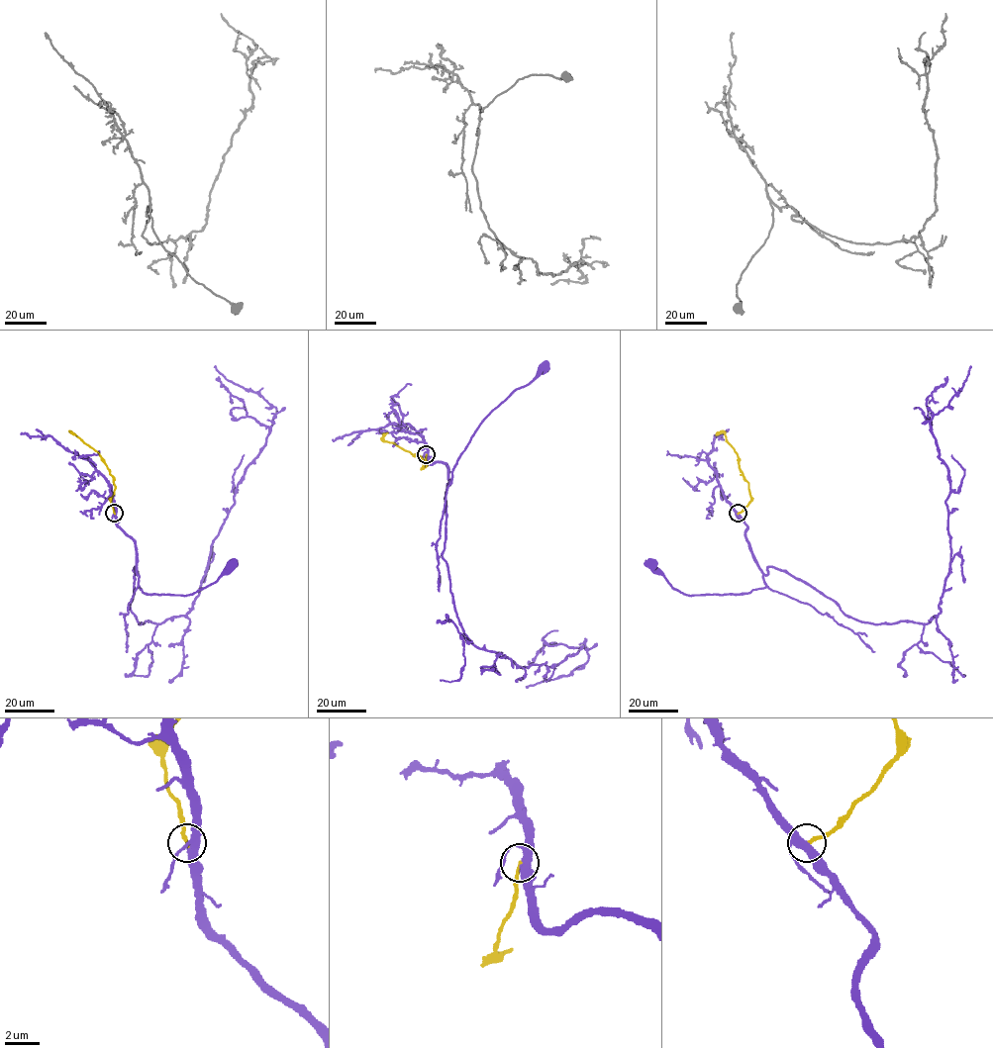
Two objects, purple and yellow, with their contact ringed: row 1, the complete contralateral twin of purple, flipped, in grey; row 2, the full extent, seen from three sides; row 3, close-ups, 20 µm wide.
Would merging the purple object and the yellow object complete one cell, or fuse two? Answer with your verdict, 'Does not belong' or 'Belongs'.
Does not belong

